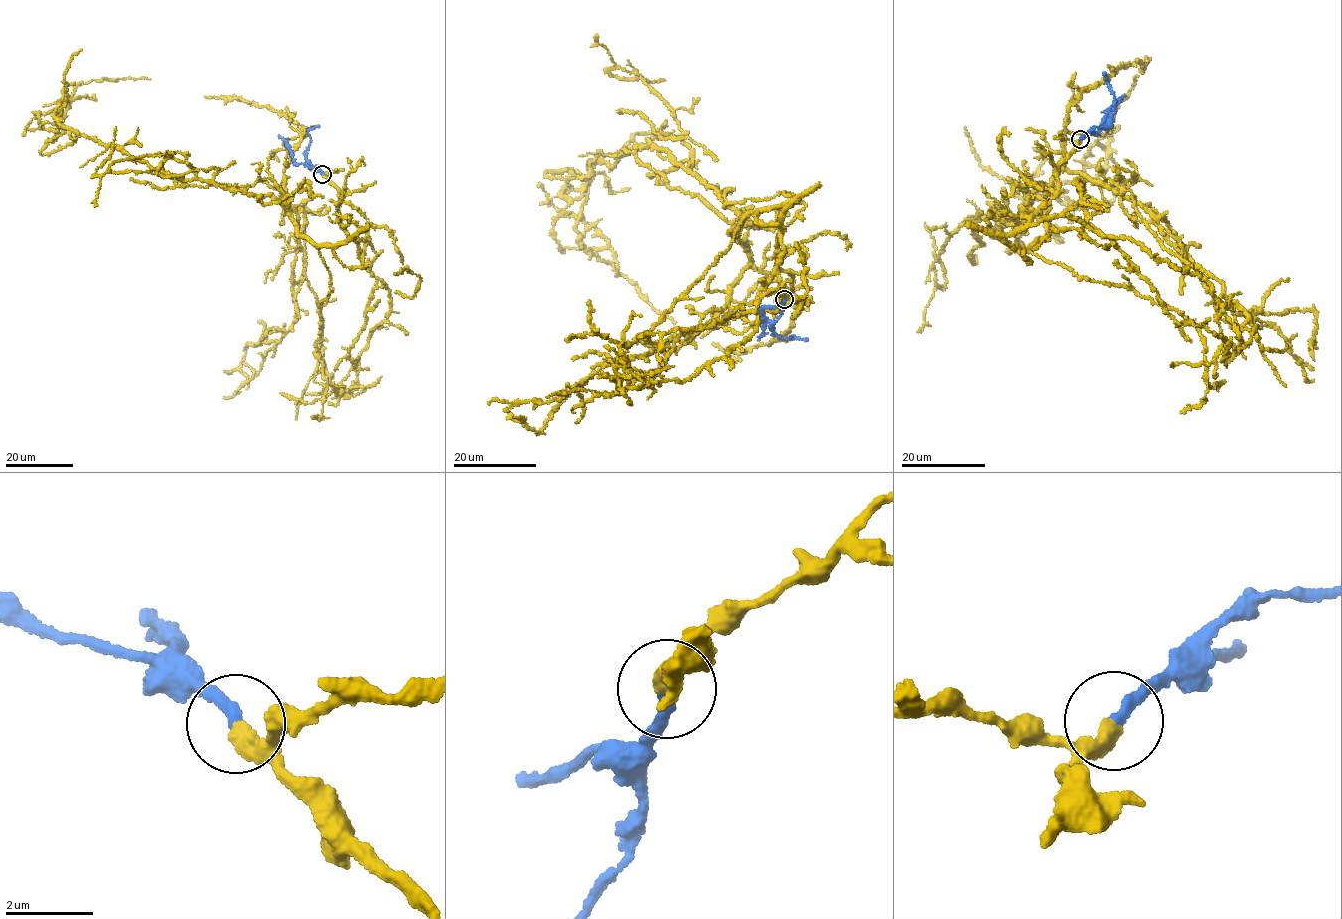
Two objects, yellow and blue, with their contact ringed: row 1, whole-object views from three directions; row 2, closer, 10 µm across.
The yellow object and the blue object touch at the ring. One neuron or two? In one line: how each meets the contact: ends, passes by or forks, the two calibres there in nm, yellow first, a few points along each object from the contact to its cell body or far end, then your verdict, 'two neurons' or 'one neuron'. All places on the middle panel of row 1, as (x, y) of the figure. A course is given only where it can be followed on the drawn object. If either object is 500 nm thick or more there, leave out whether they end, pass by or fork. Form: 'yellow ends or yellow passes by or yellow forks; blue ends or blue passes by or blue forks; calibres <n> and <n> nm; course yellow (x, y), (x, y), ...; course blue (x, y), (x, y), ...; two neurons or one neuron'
yellow ends; blue ends; calibres 400 and 260 nm; course yellow (784, 298), (784, 205), (743, 214), (736, 236), (736, 211), (651, 144), (590, 160), (579, 240), (675, 322); course blue (784, 298), (780, 315), (773, 321), (771, 330), (786, 339), (792, 337), (808, 340); one neuron

